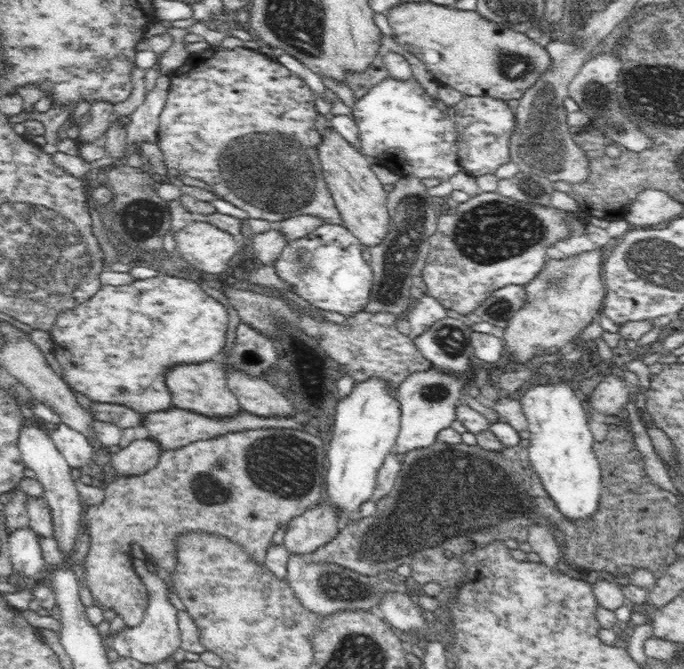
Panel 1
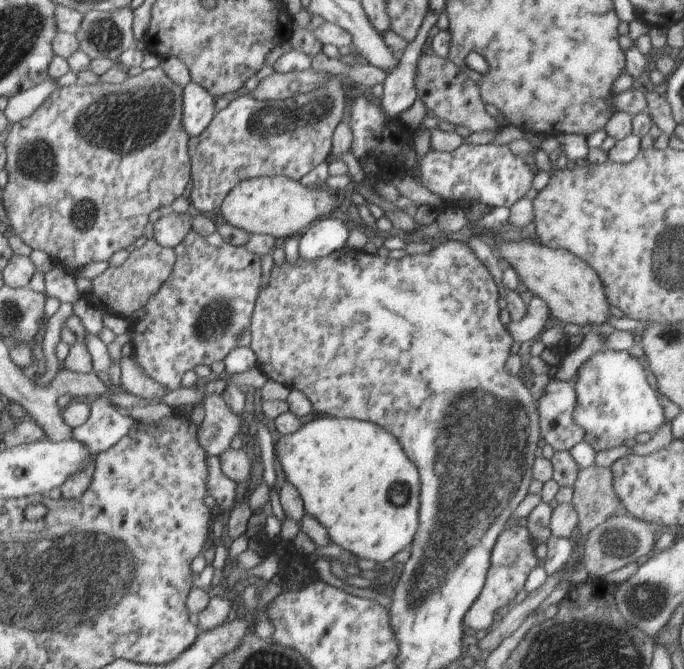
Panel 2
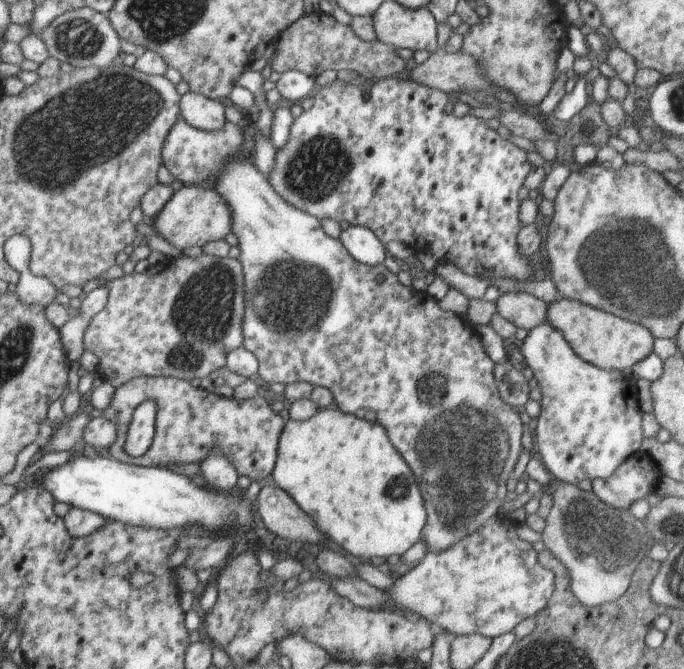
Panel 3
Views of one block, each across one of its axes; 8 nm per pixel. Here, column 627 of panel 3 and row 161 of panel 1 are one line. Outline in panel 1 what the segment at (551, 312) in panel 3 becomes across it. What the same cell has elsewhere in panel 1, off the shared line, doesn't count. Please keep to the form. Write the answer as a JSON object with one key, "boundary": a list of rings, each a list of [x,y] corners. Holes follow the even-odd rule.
{"boundary":[[[334,128],[319,132],[318,157],[323,177],[342,217],[342,224],[364,247],[379,245],[388,232],[390,215],[387,211],[387,192],[372,171],[371,163],[356,147],[350,145]]]}

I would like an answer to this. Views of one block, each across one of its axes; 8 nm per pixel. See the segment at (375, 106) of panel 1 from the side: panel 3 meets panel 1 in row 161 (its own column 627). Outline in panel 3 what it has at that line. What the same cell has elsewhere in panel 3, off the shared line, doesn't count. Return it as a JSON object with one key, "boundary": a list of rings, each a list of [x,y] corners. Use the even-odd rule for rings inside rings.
{"boundary":[[[547,322],[529,331],[522,347],[522,356],[542,391],[542,412],[533,421],[536,432],[538,454],[553,478],[570,485],[579,485],[583,480],[605,480],[630,456],[639,452],[643,442],[643,412],[639,406],[639,388],[629,370],[600,369],[579,358],[557,332]]]}

